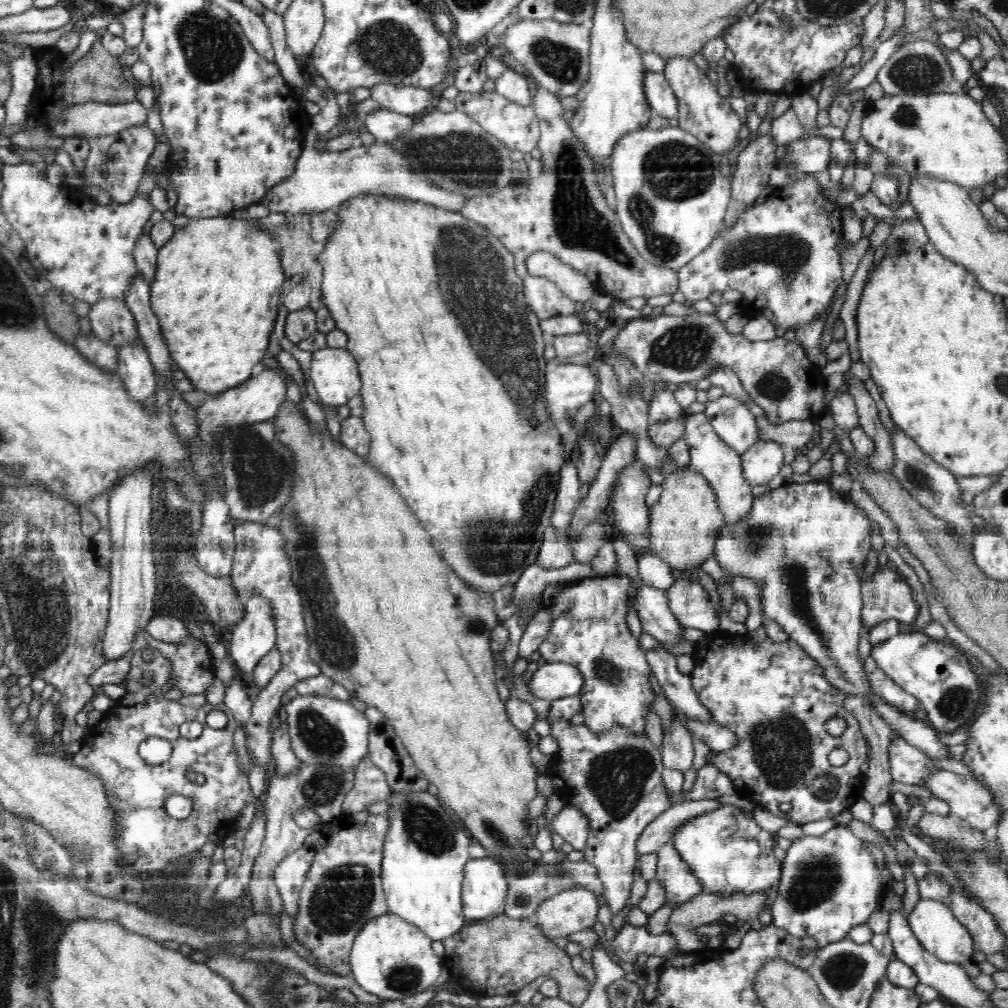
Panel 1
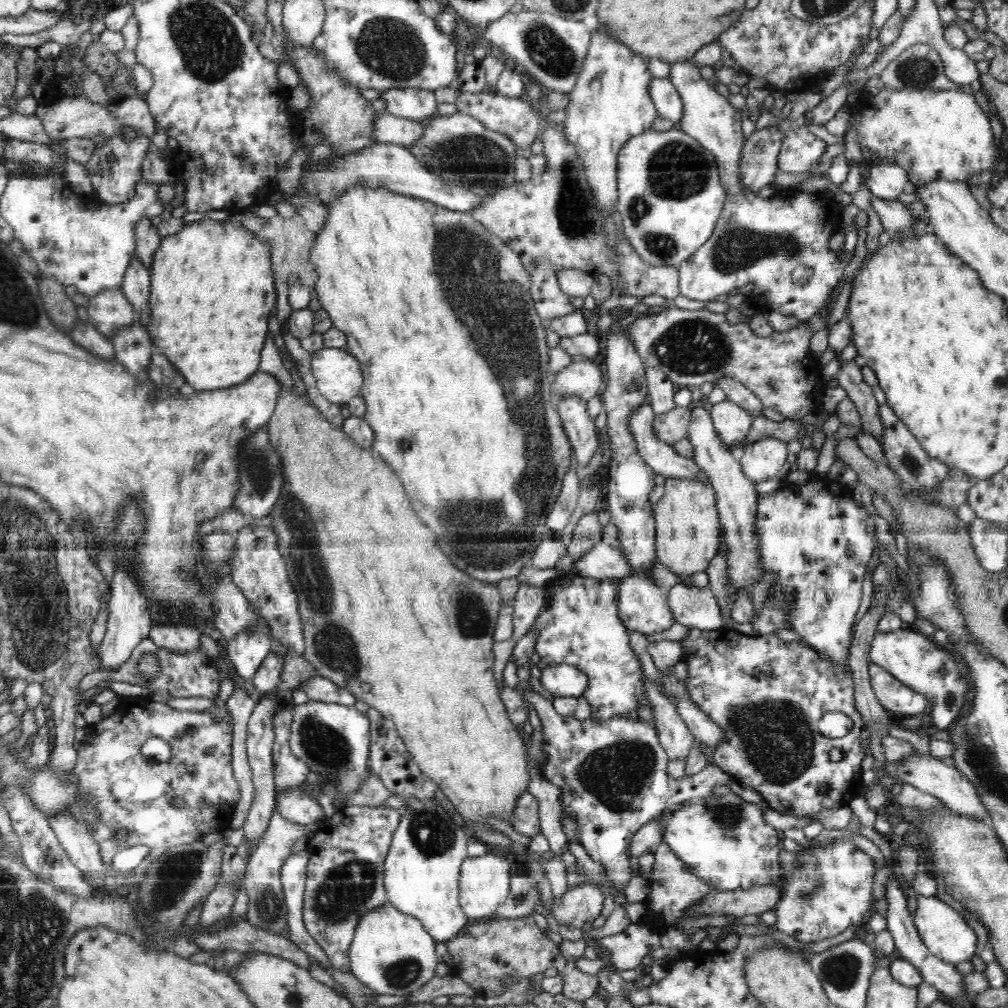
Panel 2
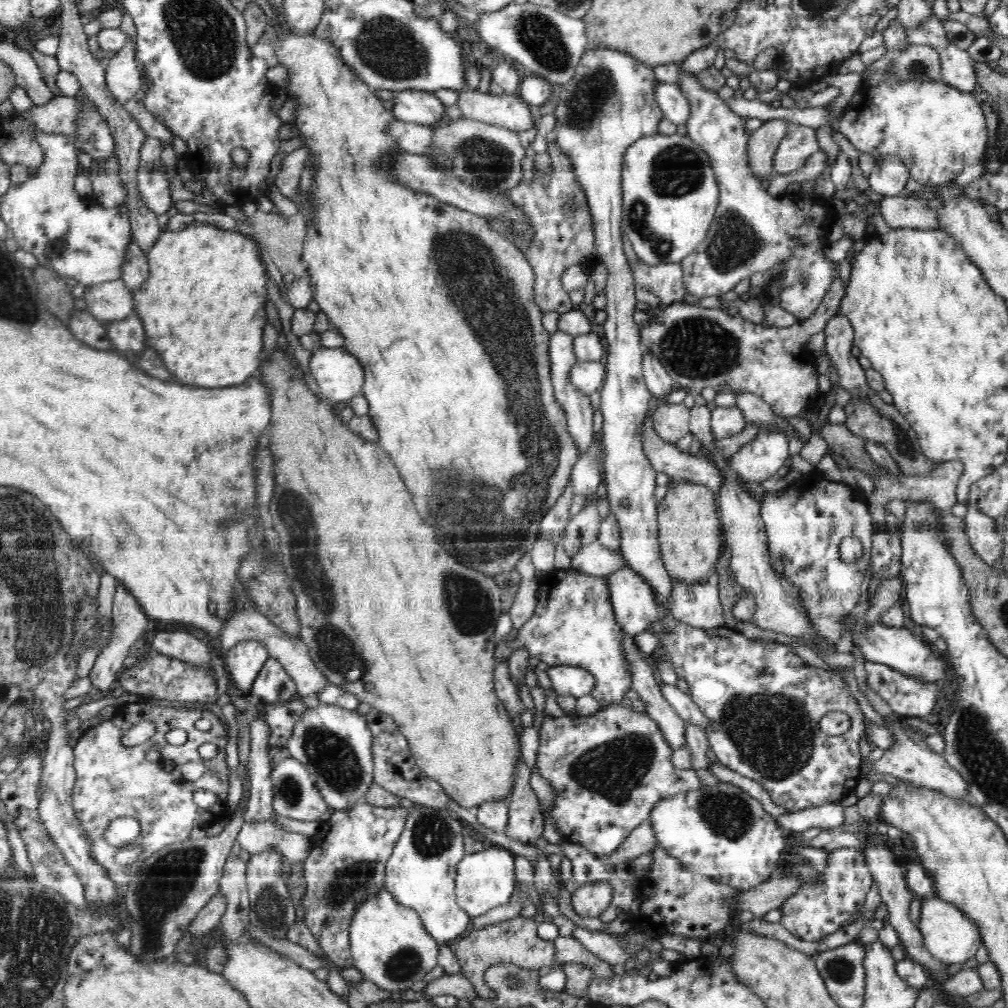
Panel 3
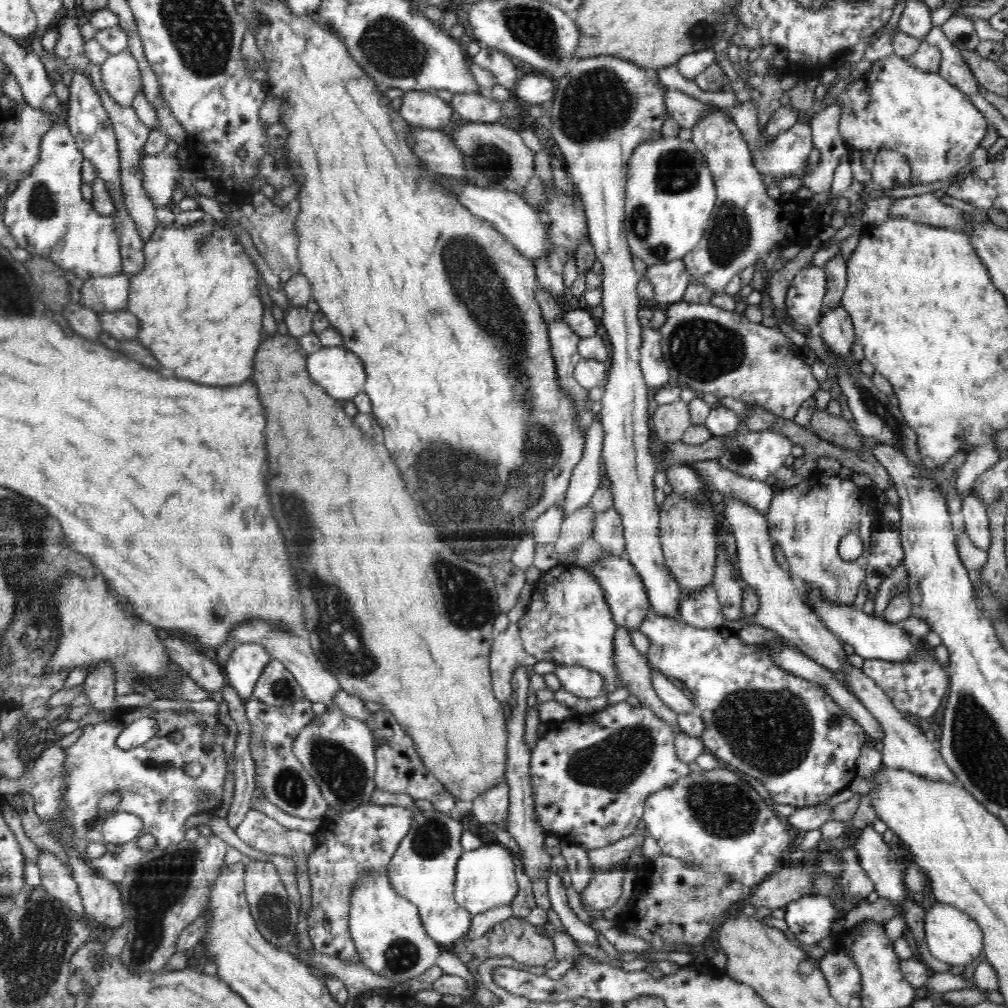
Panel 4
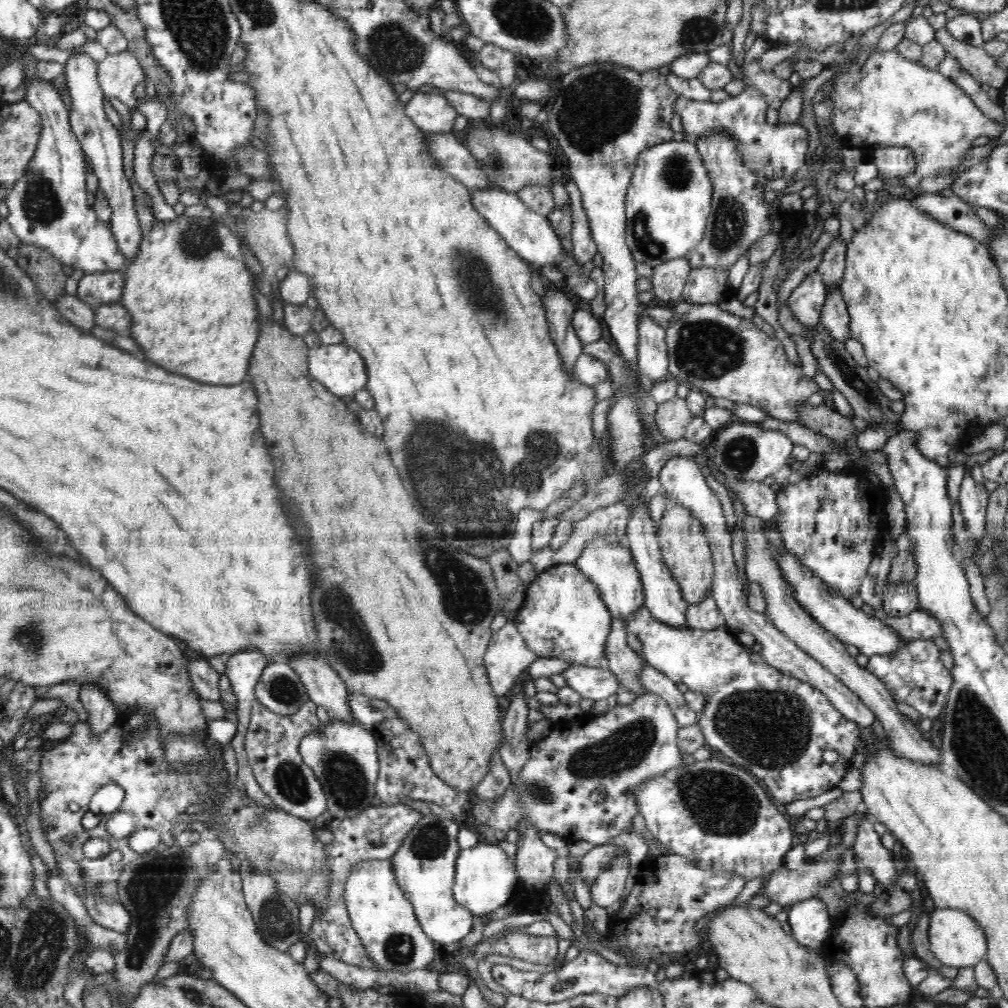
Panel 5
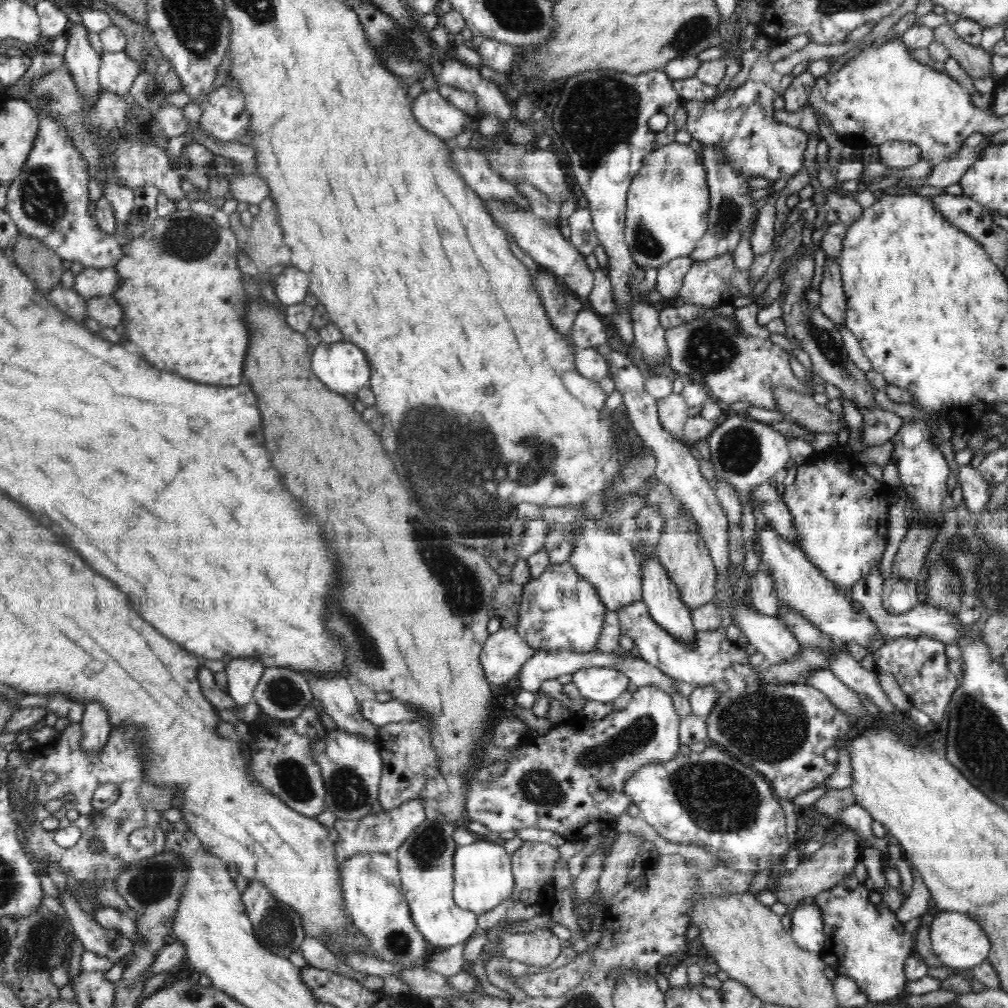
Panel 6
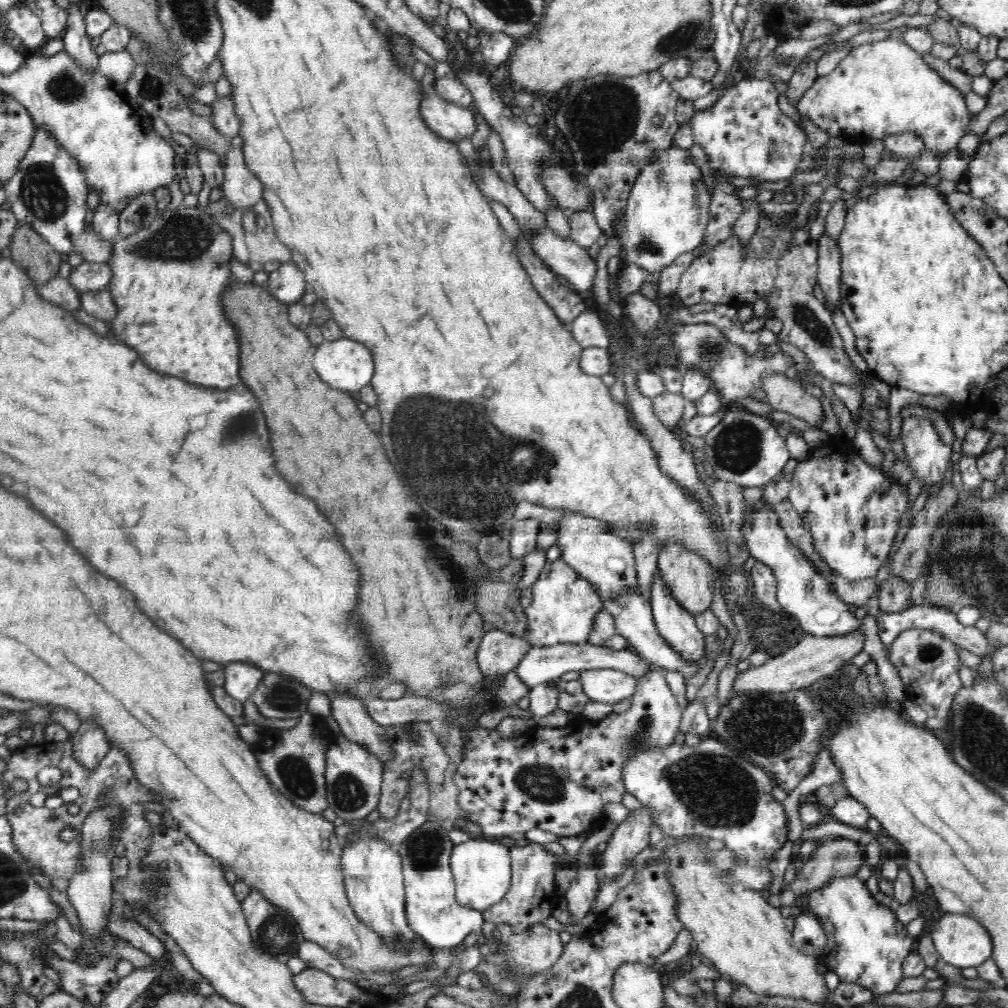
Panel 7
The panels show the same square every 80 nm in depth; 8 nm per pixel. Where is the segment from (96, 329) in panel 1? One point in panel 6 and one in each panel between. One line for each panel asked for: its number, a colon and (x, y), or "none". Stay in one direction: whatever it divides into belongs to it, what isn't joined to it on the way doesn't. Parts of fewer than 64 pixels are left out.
2: (110, 310)
3: (110, 301)
4: (109, 293)
5: (104, 287)
6: (90, 283)

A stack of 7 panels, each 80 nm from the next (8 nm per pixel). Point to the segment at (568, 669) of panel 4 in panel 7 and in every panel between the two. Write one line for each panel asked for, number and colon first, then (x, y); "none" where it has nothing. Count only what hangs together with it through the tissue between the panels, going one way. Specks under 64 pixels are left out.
5: (592, 682)
6: (604, 684)
7: (608, 686)

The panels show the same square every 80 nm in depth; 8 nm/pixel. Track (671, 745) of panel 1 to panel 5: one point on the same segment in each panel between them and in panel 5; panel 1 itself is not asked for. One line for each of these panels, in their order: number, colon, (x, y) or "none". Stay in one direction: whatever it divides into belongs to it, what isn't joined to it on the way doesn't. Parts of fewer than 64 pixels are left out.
2: (674, 735)
3: (645, 682)
4: (632, 667)
5: (625, 662)

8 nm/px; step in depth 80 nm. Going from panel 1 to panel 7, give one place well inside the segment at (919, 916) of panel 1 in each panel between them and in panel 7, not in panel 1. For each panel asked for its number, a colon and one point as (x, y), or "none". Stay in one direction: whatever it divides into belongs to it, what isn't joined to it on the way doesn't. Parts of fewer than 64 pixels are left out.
2: (944, 931)
3: (951, 937)
4: (951, 936)
5: (955, 938)
6: (961, 943)
7: (962, 942)

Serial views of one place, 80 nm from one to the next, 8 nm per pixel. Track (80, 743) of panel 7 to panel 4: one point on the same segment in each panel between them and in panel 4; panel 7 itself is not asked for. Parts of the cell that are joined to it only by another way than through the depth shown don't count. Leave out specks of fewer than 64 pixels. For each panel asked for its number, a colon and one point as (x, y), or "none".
4: (99, 685)
5: (102, 716)
6: (96, 729)

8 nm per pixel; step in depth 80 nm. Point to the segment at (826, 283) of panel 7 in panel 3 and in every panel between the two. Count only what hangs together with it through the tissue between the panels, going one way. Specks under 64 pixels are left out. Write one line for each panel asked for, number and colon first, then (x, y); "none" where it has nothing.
3: (839, 336)
4: (836, 327)
5: (834, 314)
6: (832, 302)

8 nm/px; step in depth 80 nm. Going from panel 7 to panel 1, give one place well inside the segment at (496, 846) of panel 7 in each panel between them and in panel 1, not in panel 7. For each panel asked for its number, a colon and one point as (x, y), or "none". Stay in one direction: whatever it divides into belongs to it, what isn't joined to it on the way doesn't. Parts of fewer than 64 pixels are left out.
1: (484, 890)
2: (484, 882)
3: (484, 880)
4: (484, 879)
5: (485, 879)
6: (483, 878)

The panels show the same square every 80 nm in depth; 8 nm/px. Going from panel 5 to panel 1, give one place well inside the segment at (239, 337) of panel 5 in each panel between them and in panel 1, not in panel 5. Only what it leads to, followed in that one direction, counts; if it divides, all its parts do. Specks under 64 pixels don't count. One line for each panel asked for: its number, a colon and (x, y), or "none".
1: (216, 292)
2: (213, 289)
3: (204, 284)
4: (196, 299)

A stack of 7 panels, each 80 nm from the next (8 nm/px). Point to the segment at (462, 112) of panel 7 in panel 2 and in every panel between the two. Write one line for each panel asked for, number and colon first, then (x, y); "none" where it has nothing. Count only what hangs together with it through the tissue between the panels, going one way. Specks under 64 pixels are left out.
2: (416, 104)
3: (414, 106)
4: (425, 109)
5: (433, 113)
6: (432, 111)

